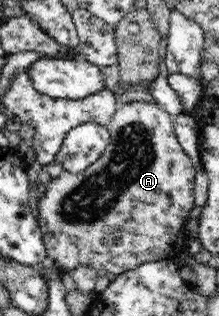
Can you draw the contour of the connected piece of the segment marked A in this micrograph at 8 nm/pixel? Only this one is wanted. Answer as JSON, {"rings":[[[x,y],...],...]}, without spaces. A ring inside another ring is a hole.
{"rings":[[[135,101],[118,105],[107,127],[110,144],[105,152],[80,173],[61,171],[38,198],[38,224],[43,233],[47,261],[55,263],[61,270],[70,272],[87,265],[118,276],[147,262],[177,257],[187,248],[184,227],[189,212],[195,207],[195,168],[178,141],[173,115],[155,101]]]}

